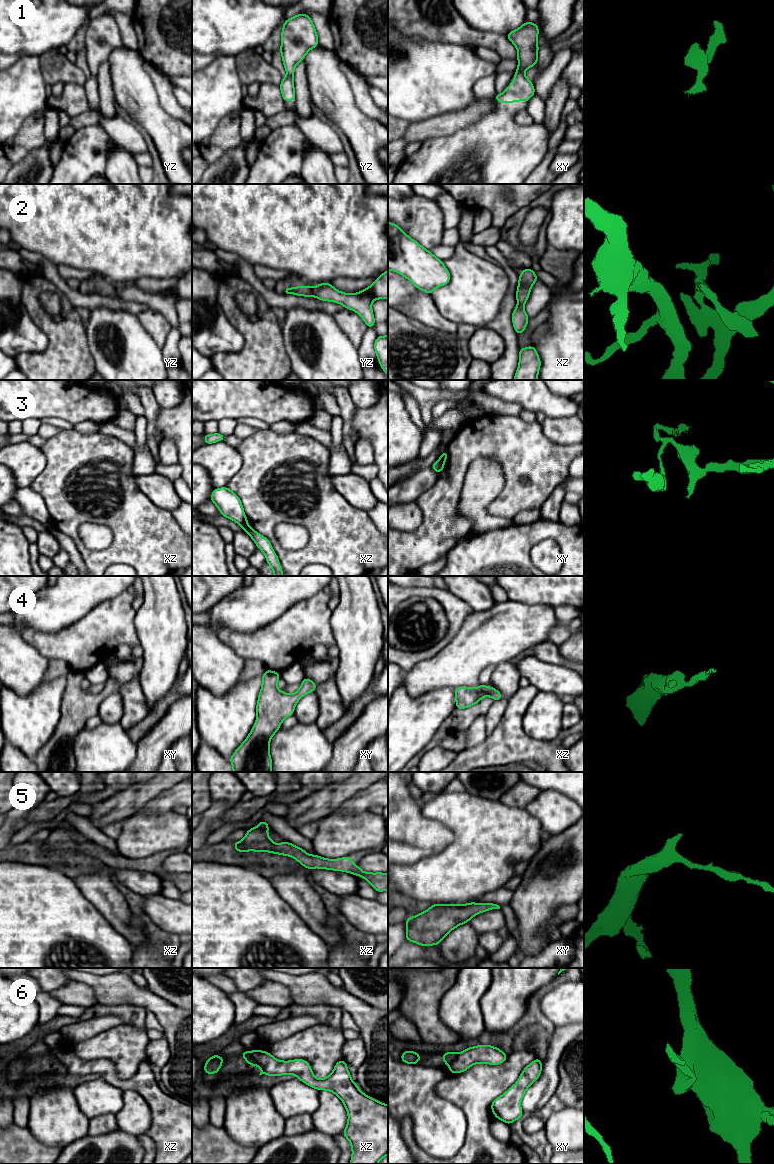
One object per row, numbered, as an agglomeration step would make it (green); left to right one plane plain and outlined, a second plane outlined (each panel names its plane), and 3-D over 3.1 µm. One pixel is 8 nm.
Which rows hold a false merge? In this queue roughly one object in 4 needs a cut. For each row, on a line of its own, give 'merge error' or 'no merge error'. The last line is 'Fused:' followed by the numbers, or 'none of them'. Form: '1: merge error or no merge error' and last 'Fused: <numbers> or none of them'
1: no merge error
2: merge error
3: merge error
4: no merge error
5: no merge error
6: merge error
Fused: 2, 3, 6

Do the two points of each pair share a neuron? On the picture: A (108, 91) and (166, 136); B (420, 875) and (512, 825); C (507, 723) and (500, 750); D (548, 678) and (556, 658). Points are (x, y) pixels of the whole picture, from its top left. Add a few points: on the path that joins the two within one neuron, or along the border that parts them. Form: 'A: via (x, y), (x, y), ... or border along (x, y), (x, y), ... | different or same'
A: border along (109, 73), (117, 104) | different
B: via (443, 875), (453, 875), (464, 871), (489, 846) | same
C: via (507, 730), (507, 743) | same
D: border along (534, 655), (549, 663), (569, 666) | different

